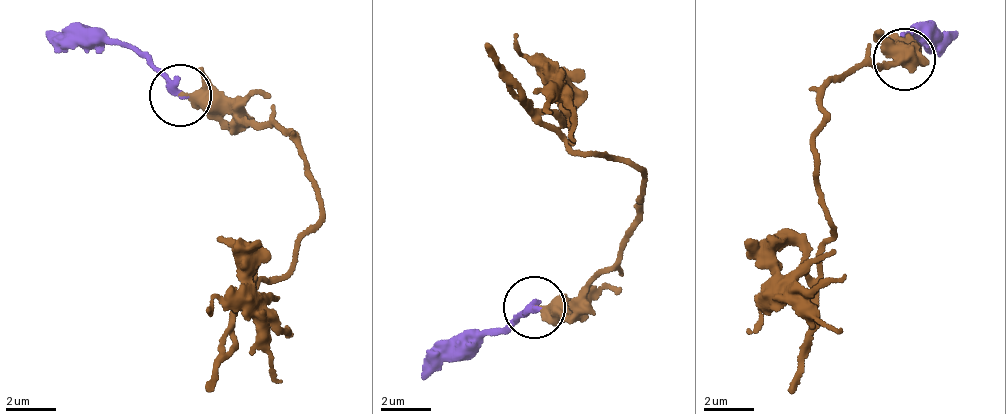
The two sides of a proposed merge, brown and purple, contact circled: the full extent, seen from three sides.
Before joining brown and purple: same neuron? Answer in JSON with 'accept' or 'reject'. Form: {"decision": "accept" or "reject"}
{"decision": "accept"}

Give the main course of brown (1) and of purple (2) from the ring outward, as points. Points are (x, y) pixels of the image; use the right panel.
1: (905, 59), (895, 44), (876, 62), (822, 88), (816, 166), (832, 226), (819, 247), (813, 332), (788, 393)
2: (905, 59), (910, 32), (923, 48), (955, 30)

